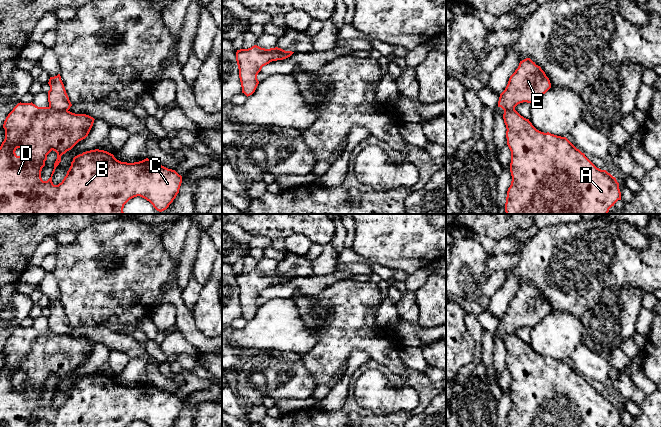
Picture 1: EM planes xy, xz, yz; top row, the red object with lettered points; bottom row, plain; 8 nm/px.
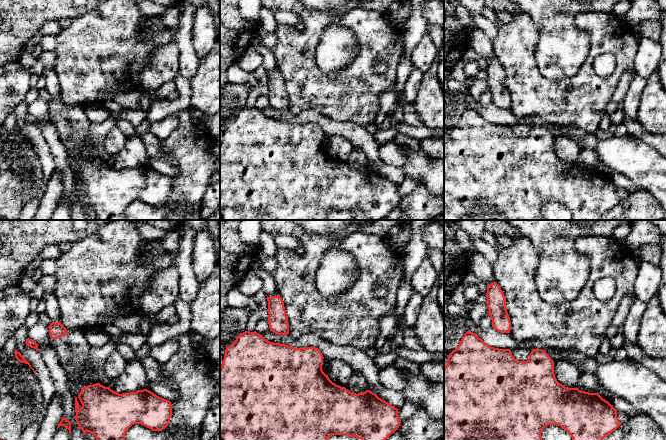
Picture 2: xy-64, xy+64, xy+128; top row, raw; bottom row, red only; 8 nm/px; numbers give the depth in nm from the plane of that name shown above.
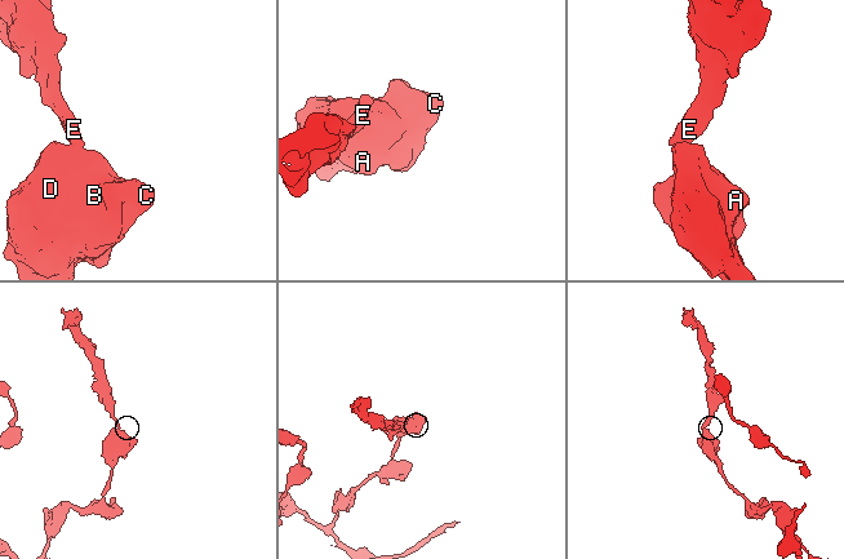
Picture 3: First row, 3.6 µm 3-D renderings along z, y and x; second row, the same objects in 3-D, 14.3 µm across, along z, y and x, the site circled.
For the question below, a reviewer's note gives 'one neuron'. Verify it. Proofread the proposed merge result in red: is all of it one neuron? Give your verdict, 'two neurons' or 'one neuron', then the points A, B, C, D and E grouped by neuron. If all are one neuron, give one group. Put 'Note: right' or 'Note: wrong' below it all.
two neurons; A B C D / E
Note: wrong

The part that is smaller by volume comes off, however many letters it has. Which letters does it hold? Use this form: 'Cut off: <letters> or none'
Cut off: E

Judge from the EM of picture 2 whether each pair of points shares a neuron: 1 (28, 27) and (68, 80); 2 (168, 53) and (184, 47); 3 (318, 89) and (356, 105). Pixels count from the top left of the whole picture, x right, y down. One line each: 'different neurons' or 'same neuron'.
1: different neurons
2: different neurons
3: same neuron

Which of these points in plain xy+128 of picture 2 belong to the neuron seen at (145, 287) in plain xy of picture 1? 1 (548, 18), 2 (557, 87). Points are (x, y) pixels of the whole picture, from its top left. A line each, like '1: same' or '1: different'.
1: different
2: same

